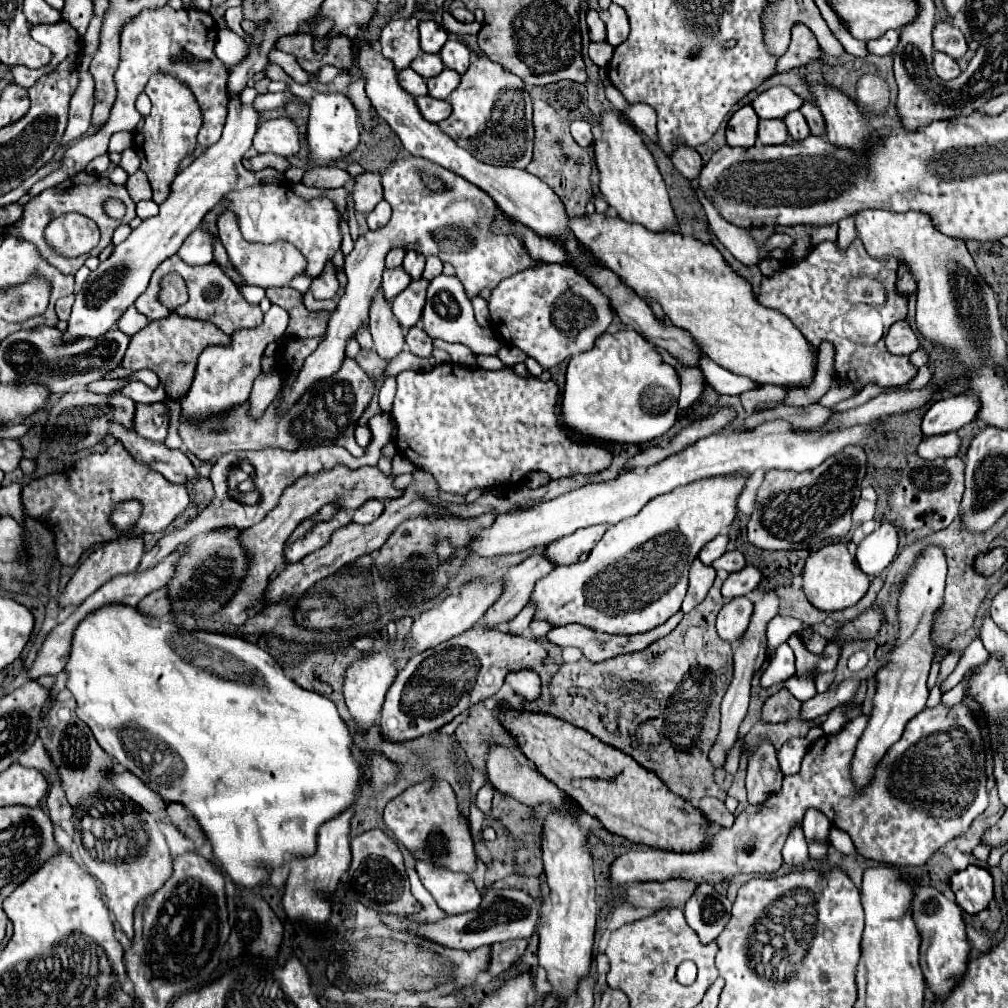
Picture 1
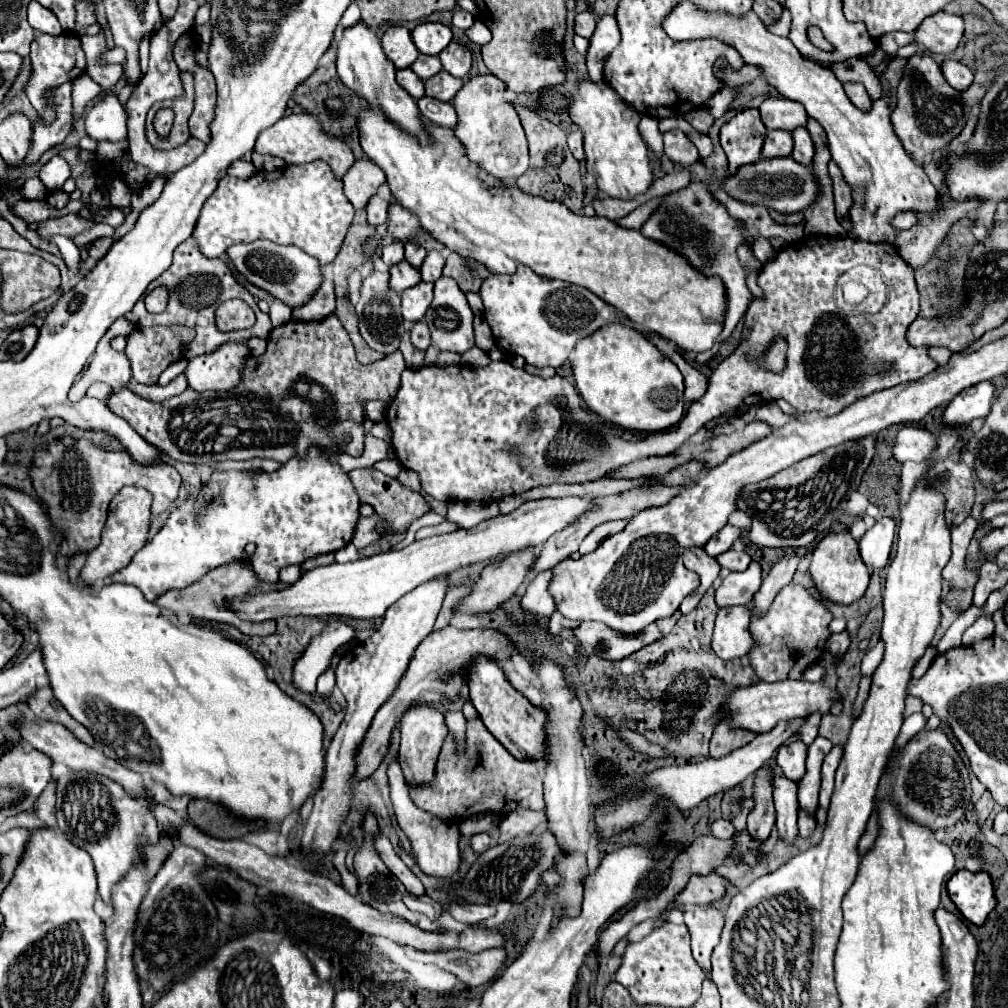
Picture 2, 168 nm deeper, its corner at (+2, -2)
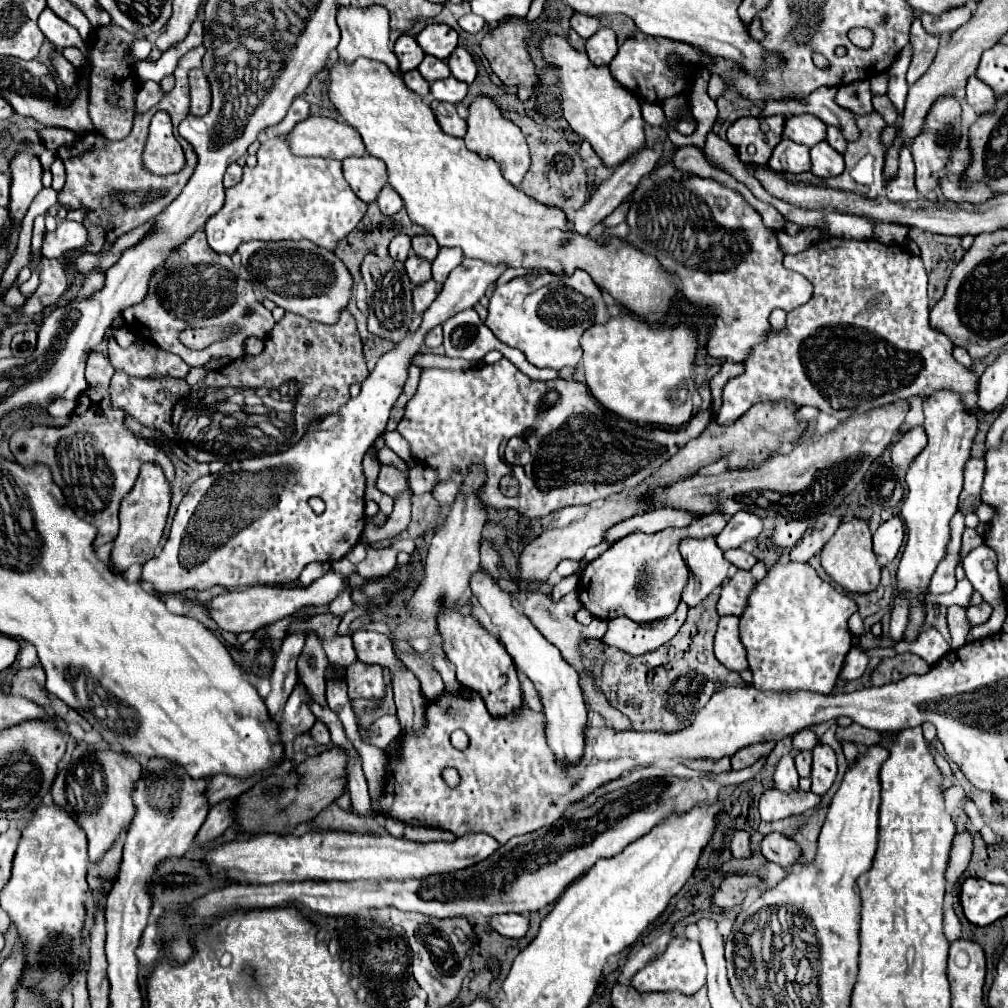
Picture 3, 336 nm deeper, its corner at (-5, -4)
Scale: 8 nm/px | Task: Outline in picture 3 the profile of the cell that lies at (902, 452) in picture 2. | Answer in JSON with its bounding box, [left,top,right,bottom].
[891,427,927,469]

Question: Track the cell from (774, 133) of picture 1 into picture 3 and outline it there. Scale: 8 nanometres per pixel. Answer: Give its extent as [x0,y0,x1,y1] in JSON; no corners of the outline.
[769,139,811,173]

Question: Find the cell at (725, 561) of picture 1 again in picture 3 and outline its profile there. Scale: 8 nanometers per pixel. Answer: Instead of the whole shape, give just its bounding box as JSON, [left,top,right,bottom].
[725,549,757,569]

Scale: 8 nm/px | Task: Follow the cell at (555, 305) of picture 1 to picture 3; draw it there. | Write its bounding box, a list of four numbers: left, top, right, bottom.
[485,269,609,371]

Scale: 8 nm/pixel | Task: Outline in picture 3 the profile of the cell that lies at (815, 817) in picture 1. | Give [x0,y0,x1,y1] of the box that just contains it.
[811,743,837,793]

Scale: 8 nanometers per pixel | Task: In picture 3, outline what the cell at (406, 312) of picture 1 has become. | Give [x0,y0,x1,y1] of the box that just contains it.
[413,279,441,313]

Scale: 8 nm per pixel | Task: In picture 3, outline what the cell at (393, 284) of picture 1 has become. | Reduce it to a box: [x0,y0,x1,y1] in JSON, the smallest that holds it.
[405,251,431,285]

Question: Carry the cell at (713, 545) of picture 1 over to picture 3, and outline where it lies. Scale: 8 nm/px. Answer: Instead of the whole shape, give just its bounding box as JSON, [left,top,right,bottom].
[717,511,763,551]

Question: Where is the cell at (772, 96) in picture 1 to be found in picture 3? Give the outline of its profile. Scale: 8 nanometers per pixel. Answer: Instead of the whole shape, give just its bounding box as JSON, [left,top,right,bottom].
[783,115,827,147]

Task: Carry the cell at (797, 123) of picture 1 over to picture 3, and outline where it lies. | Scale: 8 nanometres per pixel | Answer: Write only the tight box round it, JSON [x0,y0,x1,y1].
[811,141,845,179]

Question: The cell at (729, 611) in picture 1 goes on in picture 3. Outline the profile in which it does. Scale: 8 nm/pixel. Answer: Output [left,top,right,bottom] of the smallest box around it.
[715,617,747,671]

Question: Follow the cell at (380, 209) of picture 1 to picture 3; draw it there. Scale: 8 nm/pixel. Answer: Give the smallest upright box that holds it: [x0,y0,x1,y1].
[377,185,403,215]

